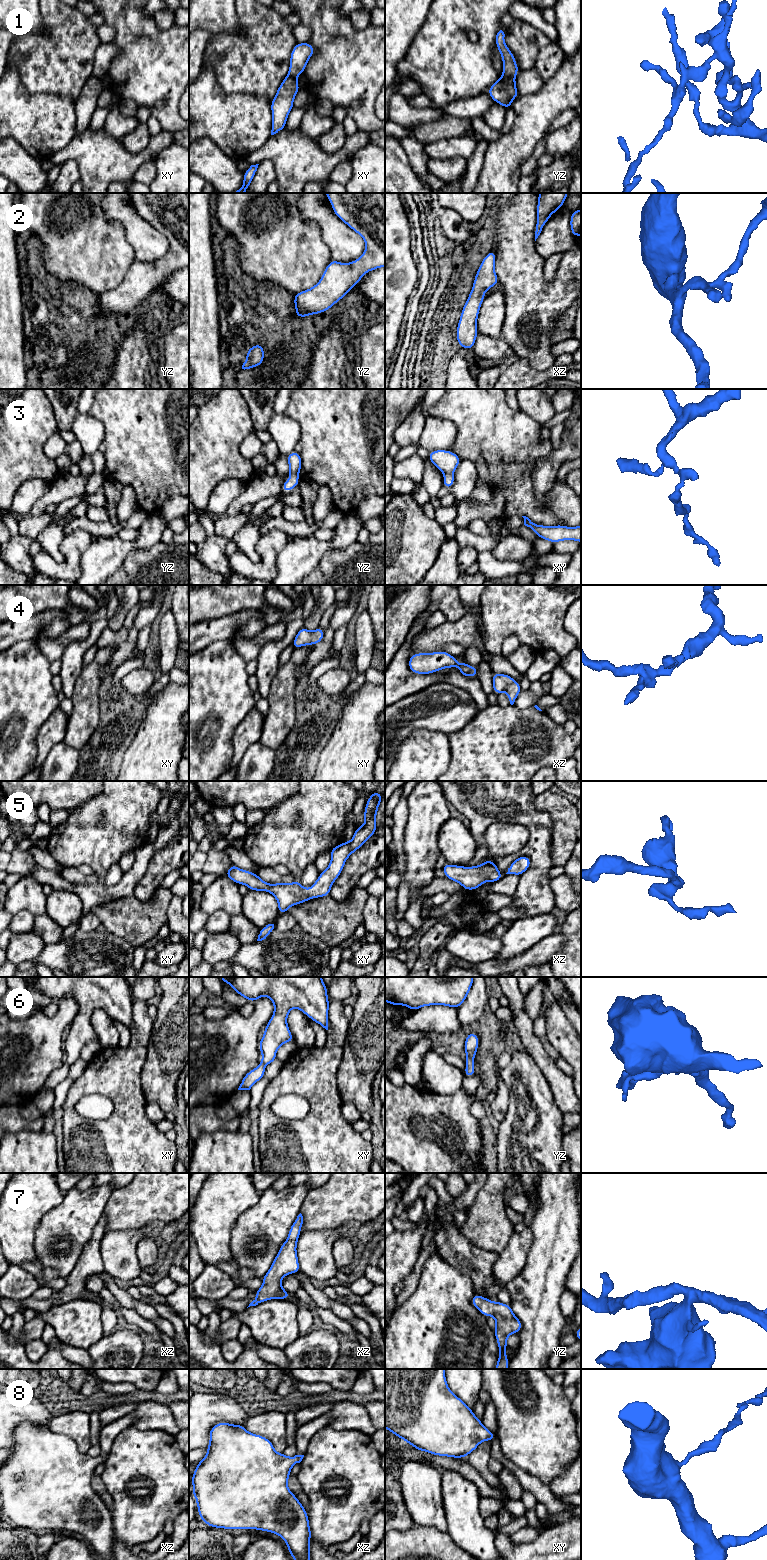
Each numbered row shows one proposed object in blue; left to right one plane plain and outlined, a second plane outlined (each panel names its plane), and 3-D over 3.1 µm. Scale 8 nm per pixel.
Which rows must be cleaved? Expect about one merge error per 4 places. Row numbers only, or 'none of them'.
1

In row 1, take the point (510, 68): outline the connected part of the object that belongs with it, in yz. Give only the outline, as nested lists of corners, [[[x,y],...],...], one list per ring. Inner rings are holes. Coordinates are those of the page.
[[[500,30],[496,35],[495,44],[503,59],[503,75],[509,77],[515,77],[519,72],[519,68],[516,64],[515,57],[510,49],[505,44],[505,34]]]

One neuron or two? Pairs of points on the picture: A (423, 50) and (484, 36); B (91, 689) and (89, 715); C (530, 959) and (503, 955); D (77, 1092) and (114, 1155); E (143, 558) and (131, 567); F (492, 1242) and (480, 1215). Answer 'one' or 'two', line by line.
A: one
B: one
C: two
D: one
E: one
F: one

